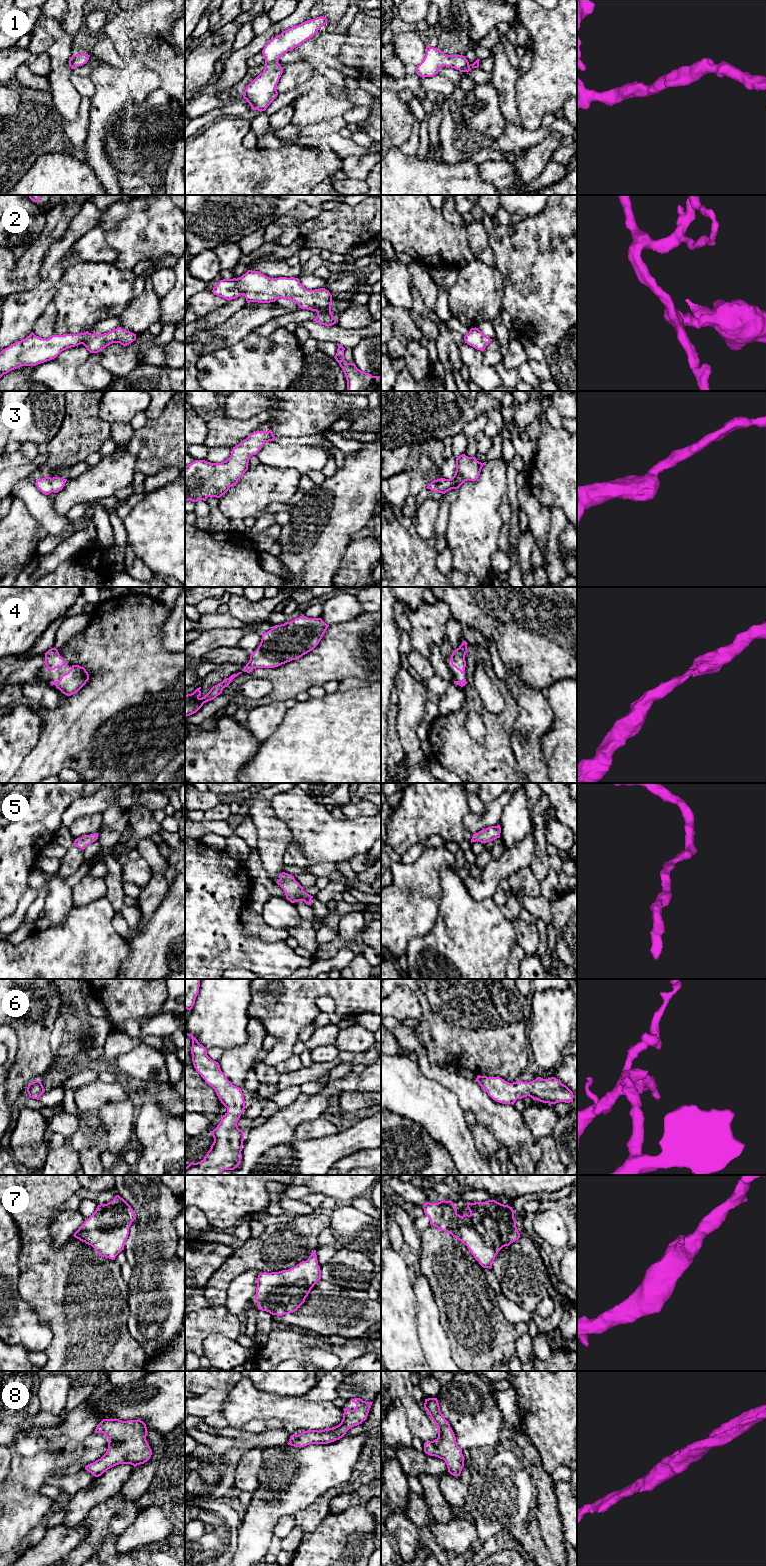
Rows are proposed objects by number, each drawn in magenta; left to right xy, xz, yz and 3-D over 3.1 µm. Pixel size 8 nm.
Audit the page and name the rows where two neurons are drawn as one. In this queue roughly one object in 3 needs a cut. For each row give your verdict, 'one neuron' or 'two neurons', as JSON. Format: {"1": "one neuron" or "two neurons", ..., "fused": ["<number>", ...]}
{"1": "one neuron", "2": "one neuron", "3": "one neuron", "4": "one neuron", "5": "one neuron", "6": "one neuron", "7": "one neuron", "8": "one neuron", "fused": []}

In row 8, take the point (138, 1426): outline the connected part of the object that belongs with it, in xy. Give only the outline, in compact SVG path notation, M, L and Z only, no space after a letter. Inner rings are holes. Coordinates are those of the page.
M103 1419L95 1433L104 1433L108 1438L108 1449L98 1460L85 1466L95 1477L119 1464L134 1467L147 1462L152 1450L146 1440L147 1427L141 1420Z

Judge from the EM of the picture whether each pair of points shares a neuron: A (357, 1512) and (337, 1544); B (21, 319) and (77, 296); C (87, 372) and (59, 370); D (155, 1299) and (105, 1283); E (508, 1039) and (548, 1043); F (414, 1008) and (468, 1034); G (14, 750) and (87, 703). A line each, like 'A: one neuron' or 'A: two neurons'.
A: one neuron
B: two neurons
C: two neurons
D: two neurons
E: two neurons
F: two neurons
G: two neurons

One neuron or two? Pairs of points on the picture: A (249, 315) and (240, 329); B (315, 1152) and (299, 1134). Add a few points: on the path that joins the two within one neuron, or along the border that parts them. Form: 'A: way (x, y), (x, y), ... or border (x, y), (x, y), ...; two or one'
A: way (247, 318), (240, 326); one
B: border (328, 1135), (322, 1138), (296, 1140); two

